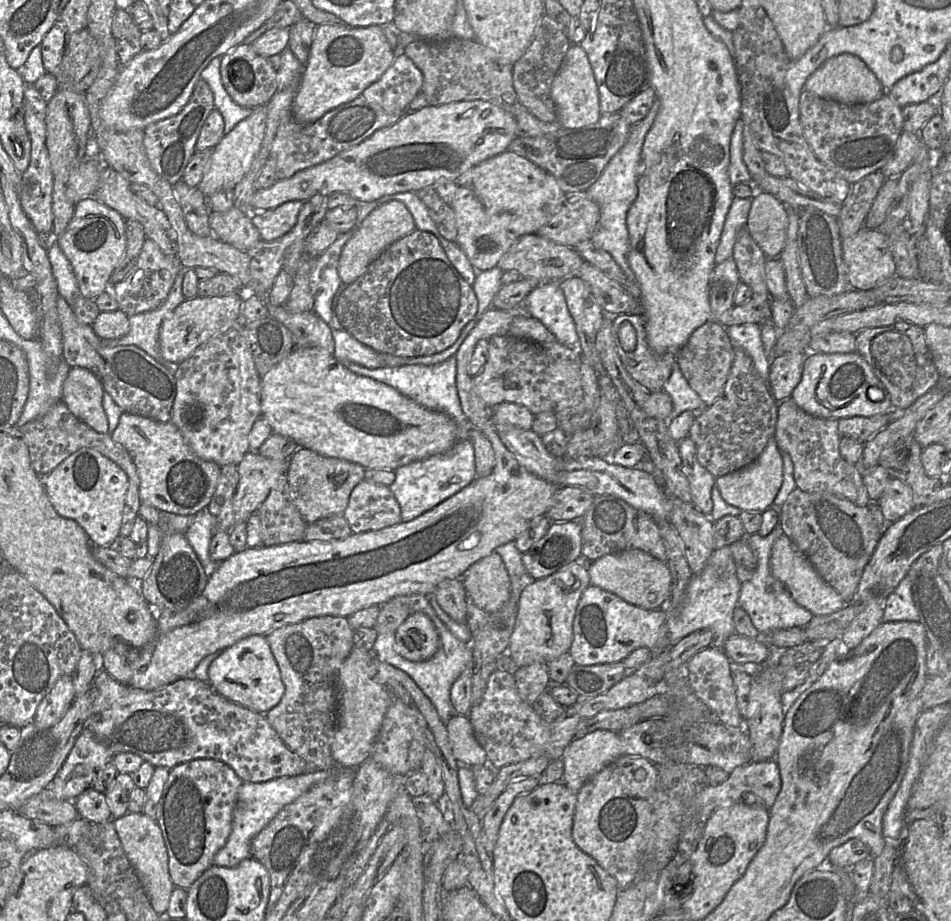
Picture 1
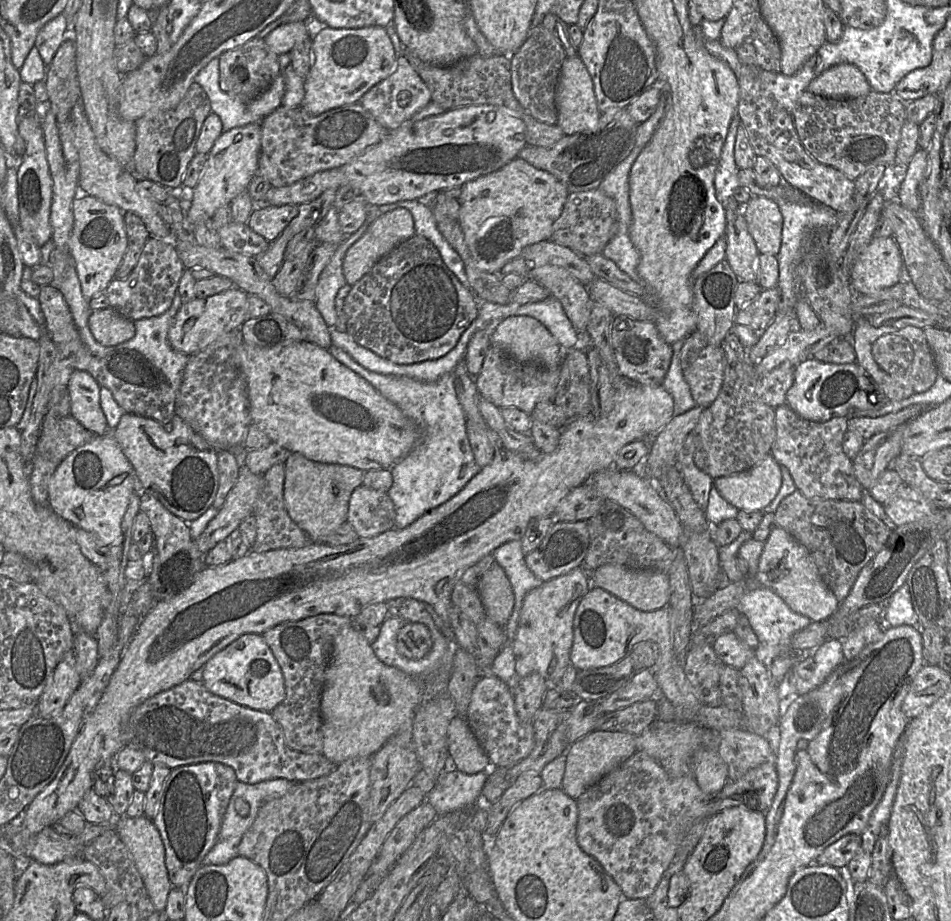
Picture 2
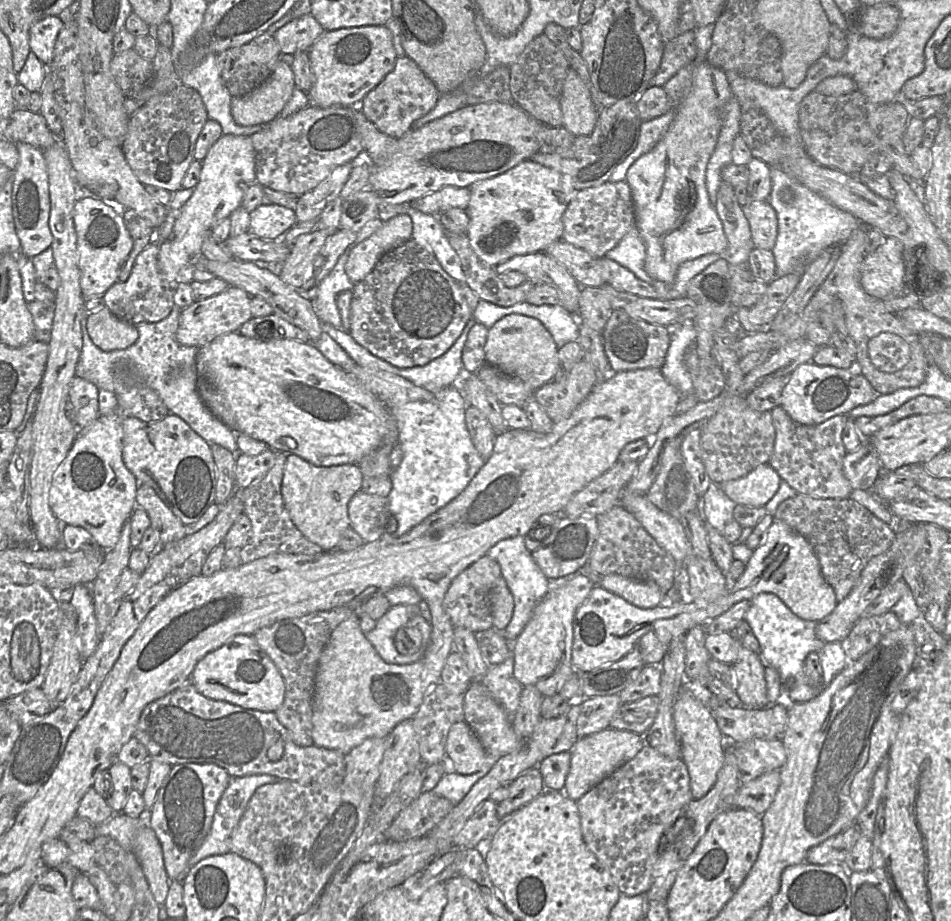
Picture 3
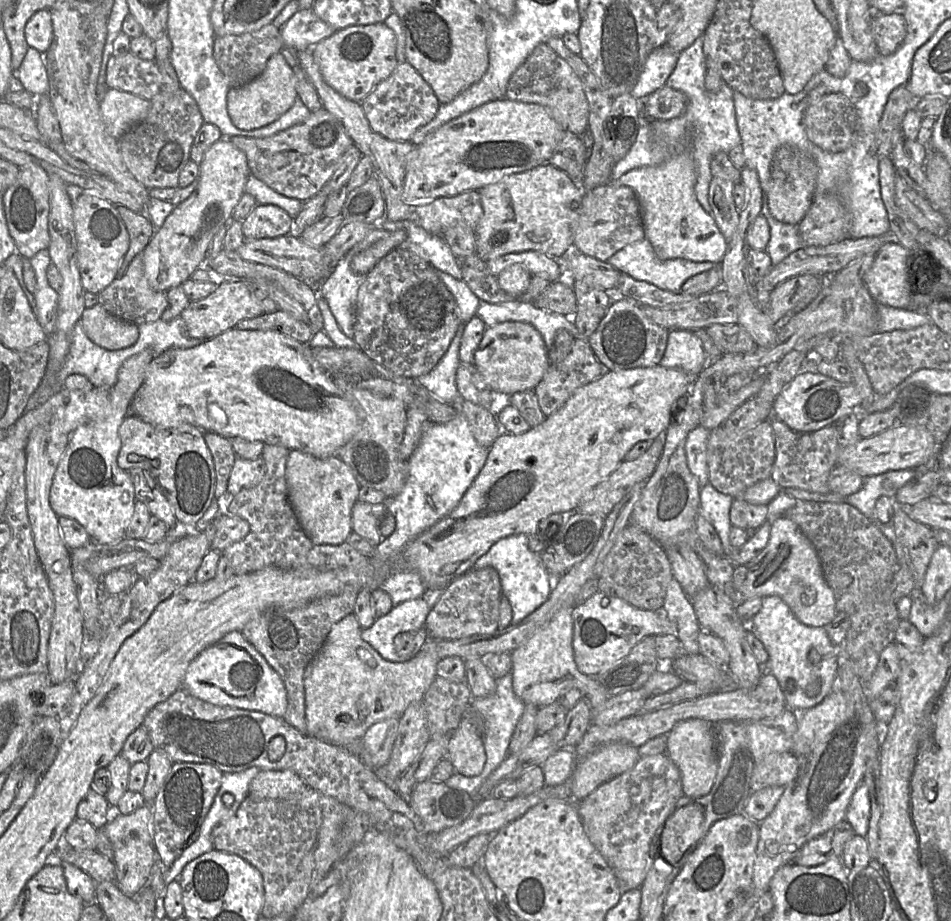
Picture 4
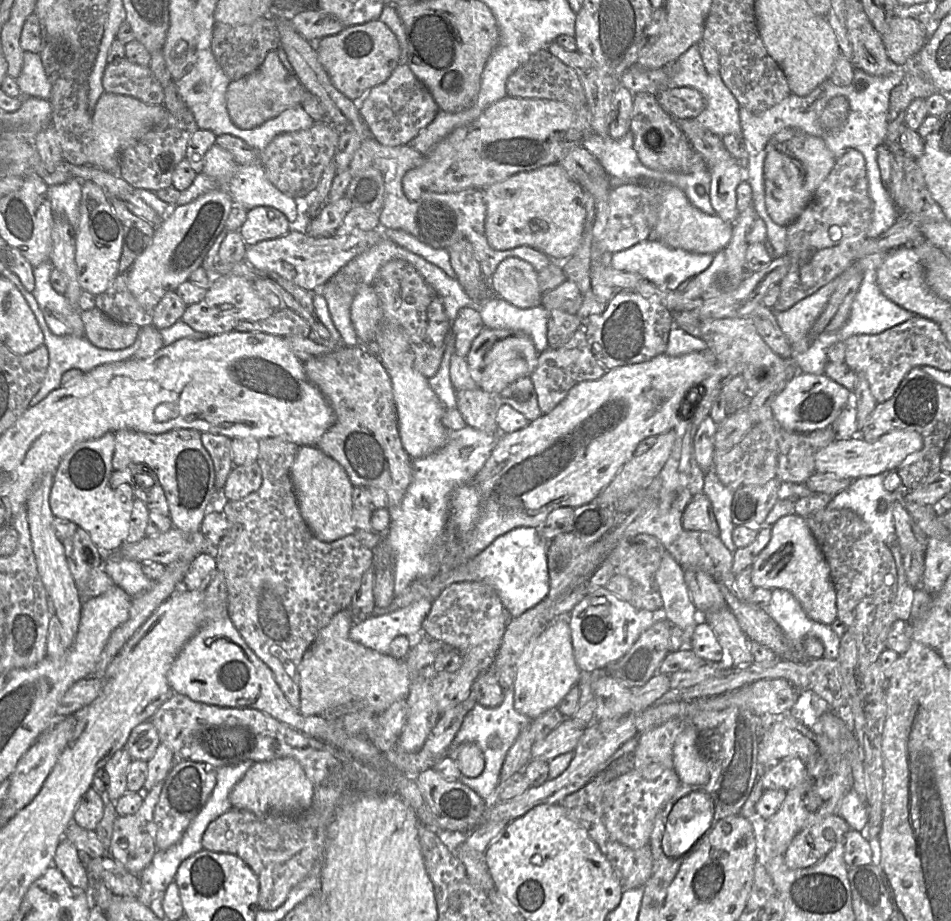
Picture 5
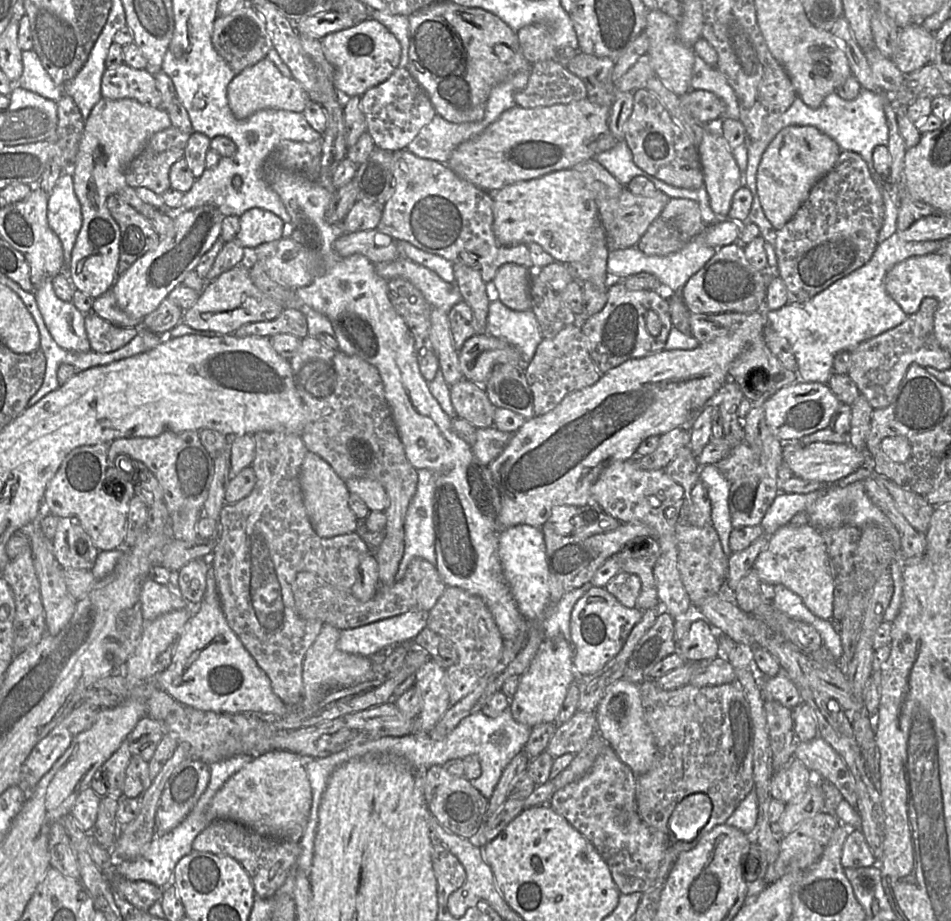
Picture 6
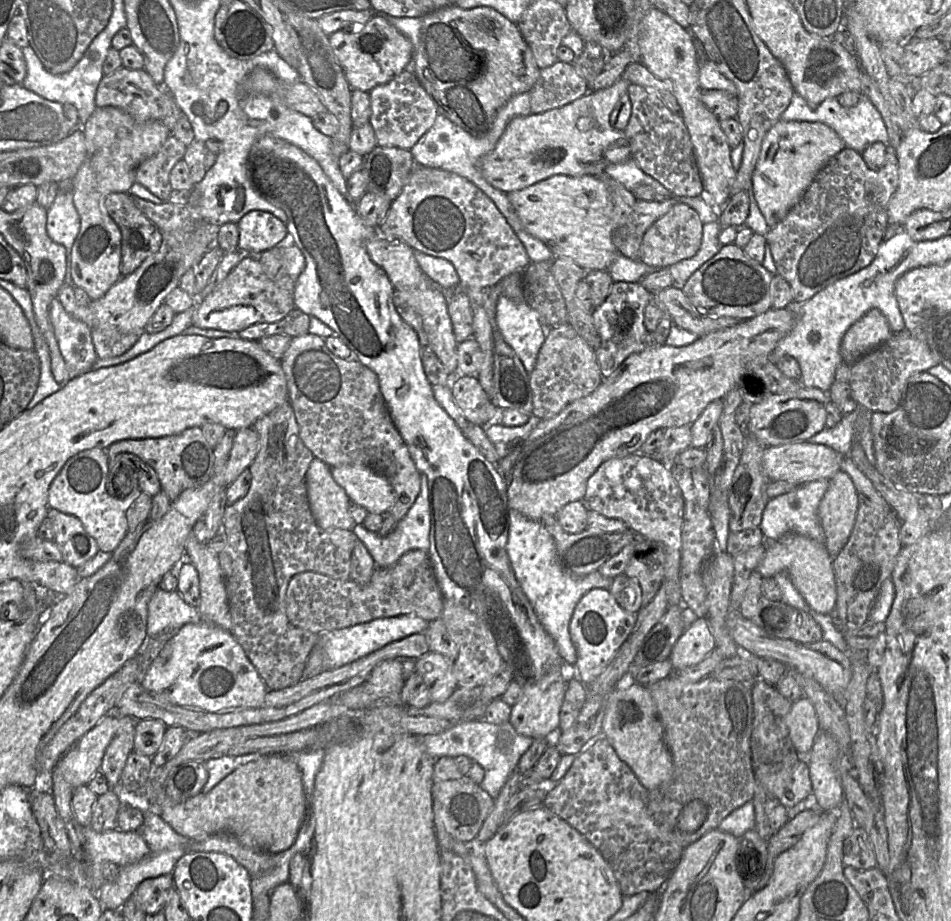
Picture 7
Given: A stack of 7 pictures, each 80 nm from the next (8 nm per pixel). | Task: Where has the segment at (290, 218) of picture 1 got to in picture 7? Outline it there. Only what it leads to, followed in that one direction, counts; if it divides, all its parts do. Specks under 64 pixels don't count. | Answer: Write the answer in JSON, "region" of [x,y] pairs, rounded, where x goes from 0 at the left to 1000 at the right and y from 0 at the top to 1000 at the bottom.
{"region":[[[266,228],[249,242],[250,271],[257,277],[271,278],[285,269],[298,266],[303,254],[300,243],[286,232]]]}

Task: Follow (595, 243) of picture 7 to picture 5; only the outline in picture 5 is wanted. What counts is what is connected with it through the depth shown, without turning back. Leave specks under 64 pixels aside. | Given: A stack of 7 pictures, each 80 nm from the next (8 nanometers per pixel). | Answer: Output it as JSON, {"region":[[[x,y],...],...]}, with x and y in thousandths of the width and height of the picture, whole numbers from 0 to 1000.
{"region":[[[589,178],[536,191],[510,206],[510,255],[521,271],[557,267],[593,284],[608,270],[616,238],[615,210]]]}

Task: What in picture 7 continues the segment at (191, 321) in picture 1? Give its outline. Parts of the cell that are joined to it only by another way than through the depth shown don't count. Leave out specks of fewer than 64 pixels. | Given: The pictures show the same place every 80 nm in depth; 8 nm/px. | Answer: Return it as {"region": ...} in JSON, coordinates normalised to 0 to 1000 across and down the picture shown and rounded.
{"region":[[[258,277],[222,318],[207,327],[202,353],[213,357],[251,360],[269,351],[291,350],[309,334],[308,318],[292,312],[279,299],[270,278]]]}

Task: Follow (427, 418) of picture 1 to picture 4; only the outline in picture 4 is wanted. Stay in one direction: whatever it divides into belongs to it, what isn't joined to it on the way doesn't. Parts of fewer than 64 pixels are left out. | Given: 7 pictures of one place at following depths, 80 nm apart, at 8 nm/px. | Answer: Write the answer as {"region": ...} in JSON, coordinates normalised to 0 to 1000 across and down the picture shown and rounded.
{"region":[[[247,355],[202,378],[182,378],[162,388],[152,401],[148,420],[137,436],[136,451],[146,453],[163,464],[182,465],[199,460],[213,469],[226,470],[242,479],[254,476],[278,482],[294,483],[305,490],[318,490],[333,497],[353,495],[354,491],[372,473],[377,463],[377,452],[369,435],[358,427],[358,422],[348,413],[346,406],[331,391],[325,372],[314,371],[291,359],[250,358]]]}

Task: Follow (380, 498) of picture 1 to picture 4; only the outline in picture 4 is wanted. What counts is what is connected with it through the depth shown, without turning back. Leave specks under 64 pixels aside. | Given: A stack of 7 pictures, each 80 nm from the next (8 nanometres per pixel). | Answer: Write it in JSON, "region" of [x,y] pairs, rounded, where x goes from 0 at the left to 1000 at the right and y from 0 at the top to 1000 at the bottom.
{"region":[[[375,543],[369,557],[371,578],[386,585],[395,594],[402,585],[400,568],[407,556],[404,546],[389,547]]]}

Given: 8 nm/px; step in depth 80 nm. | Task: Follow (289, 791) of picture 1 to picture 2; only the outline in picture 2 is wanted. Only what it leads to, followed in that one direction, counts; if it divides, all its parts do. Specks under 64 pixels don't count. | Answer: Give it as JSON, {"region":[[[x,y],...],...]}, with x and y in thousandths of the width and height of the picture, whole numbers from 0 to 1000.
{"region":[[[298,845],[274,848],[267,851],[254,849],[254,855],[244,863],[234,886],[229,911],[213,933],[213,939],[234,939],[250,929],[250,917],[258,903],[267,894],[273,876],[281,870],[303,861],[312,850]]]}

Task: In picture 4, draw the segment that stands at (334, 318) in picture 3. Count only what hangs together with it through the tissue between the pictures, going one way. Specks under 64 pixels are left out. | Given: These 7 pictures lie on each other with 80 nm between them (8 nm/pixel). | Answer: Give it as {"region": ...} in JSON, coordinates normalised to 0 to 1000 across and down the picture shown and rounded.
{"region":[[[369,270],[363,276],[363,278],[354,286],[347,299],[338,308],[334,315],[334,320],[339,321],[355,352],[360,360],[367,367],[372,366],[372,351],[374,342],[374,329],[376,322],[376,316],[384,302],[374,304],[366,295],[369,294],[370,278],[367,278]]]}

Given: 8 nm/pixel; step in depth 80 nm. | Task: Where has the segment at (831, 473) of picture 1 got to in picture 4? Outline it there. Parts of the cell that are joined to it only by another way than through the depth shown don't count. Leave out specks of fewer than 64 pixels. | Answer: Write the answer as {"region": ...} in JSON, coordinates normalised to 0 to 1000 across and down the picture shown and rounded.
{"region":[[[815,452],[810,455],[815,478],[815,501],[812,520],[823,531],[839,530],[862,536],[873,535],[871,518],[880,505],[883,483],[877,460],[855,469],[838,469],[831,466]]]}

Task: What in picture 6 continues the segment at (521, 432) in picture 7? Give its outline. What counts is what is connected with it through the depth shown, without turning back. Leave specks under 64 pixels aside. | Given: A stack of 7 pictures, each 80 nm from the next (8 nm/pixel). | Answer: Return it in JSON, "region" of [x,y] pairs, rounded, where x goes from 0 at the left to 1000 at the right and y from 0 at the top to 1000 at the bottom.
{"region":[[[521,463],[502,465],[496,490],[507,504],[514,505],[529,491],[539,472],[540,470],[527,468]]]}

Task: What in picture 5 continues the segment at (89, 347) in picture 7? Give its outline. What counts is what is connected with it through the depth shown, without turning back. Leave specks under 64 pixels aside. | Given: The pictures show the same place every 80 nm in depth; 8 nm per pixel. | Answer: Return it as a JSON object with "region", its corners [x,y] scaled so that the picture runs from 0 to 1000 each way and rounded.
{"region":[[[54,283],[35,291],[37,313],[34,320],[38,325],[46,347],[55,363],[59,365],[89,365],[88,353],[82,334],[79,334],[54,311]]]}

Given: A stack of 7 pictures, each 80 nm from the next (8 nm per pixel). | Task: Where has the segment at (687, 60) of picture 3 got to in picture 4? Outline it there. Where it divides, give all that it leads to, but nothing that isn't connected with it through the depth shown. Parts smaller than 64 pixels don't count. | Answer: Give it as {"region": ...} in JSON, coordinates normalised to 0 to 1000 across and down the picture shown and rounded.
{"region":[[[700,48],[688,53],[681,61],[676,77],[662,102],[674,110],[697,96],[711,73],[714,59],[707,55]]]}

